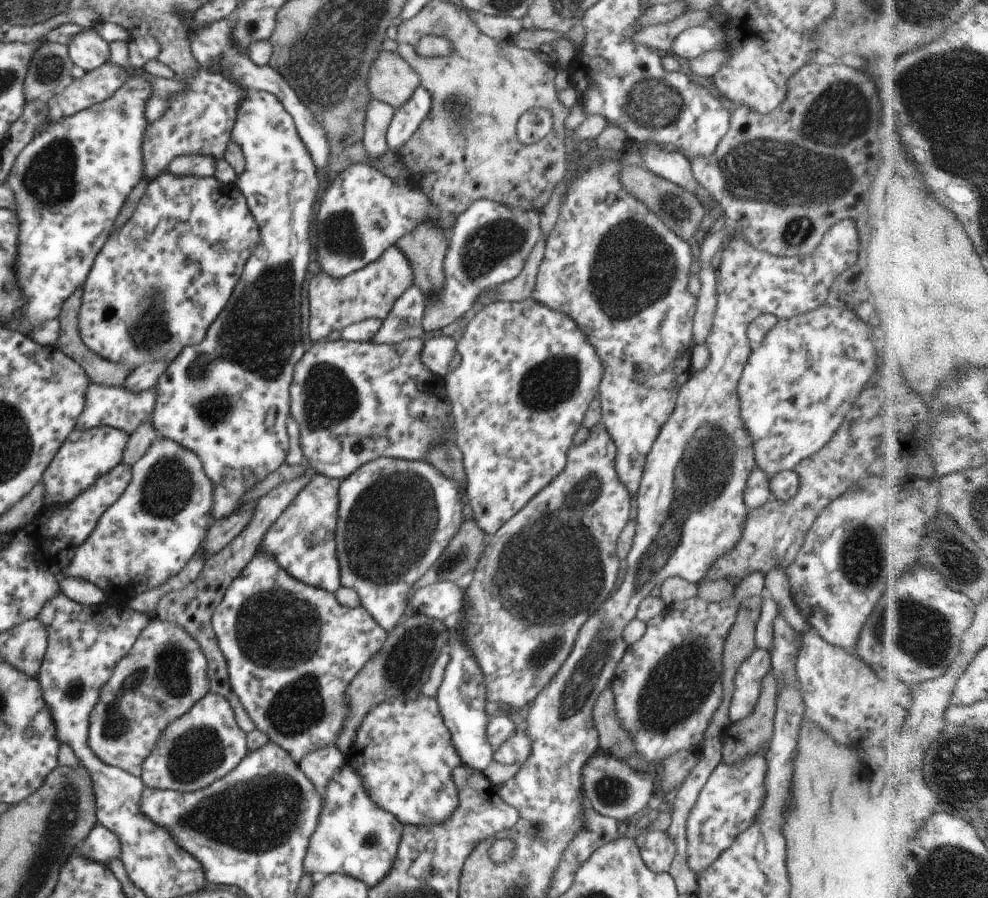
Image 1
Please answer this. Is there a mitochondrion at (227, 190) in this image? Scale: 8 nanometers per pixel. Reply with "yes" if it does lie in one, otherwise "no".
no

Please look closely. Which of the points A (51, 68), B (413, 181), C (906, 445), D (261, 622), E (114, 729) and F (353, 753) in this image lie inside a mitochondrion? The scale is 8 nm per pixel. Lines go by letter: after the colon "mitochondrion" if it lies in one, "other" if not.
A: mitochondrion
B: other
C: other
D: mitochondrion
E: mitochondrion
F: other

